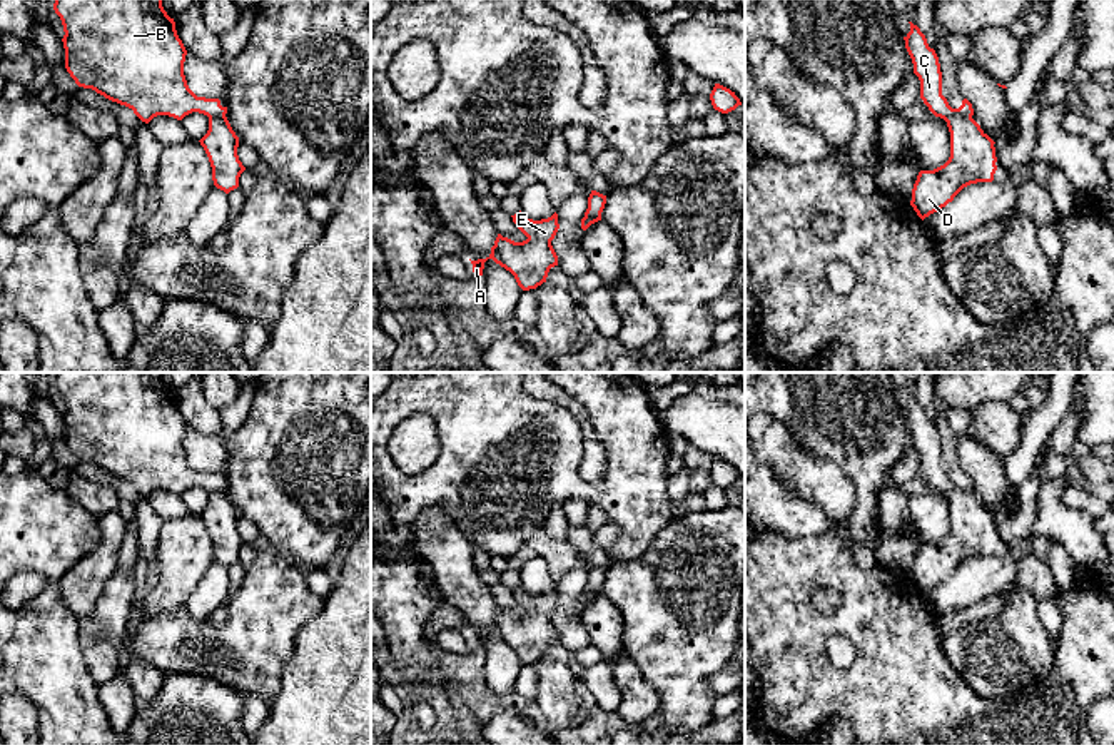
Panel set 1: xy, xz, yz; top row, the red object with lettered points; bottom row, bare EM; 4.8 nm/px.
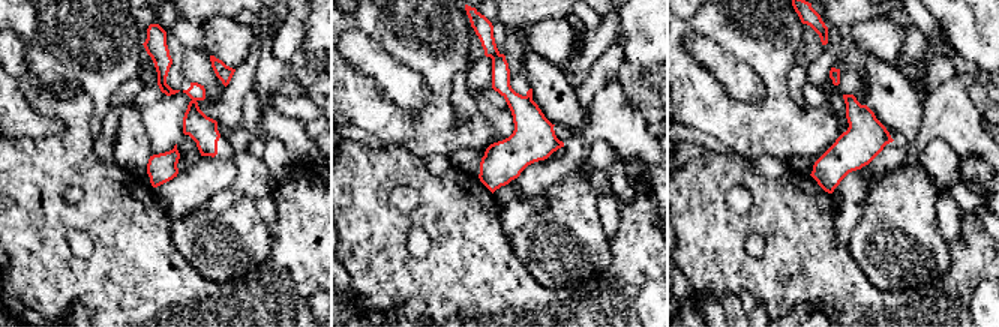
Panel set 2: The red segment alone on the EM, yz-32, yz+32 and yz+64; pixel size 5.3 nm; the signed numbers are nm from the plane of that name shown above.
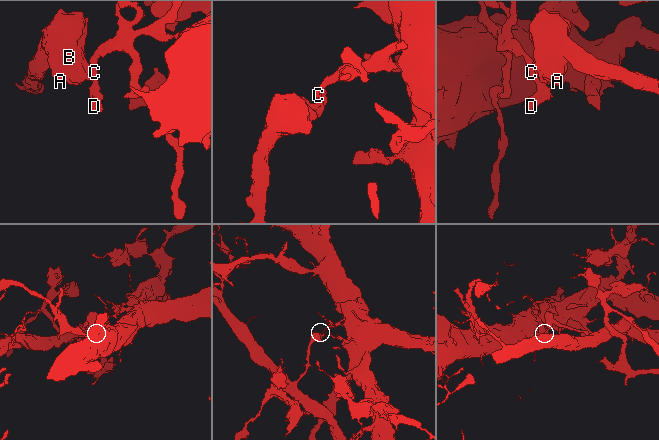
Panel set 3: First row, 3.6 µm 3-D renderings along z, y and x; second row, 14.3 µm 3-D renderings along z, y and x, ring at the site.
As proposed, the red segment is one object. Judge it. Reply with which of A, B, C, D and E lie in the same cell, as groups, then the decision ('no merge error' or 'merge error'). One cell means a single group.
A B E / C D | merge error

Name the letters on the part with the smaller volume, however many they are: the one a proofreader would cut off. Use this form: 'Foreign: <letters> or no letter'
Foreign: A, B, E

